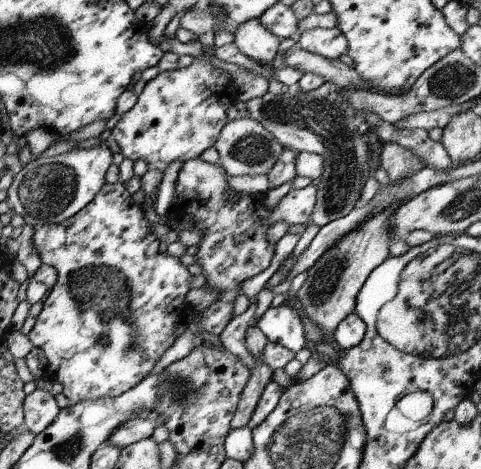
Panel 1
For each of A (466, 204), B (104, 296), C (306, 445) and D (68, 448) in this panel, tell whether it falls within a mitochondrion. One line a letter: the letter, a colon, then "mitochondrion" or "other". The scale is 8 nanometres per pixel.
A: mitochondrion
B: mitochondrion
C: mitochondrion
D: mitochondrion

